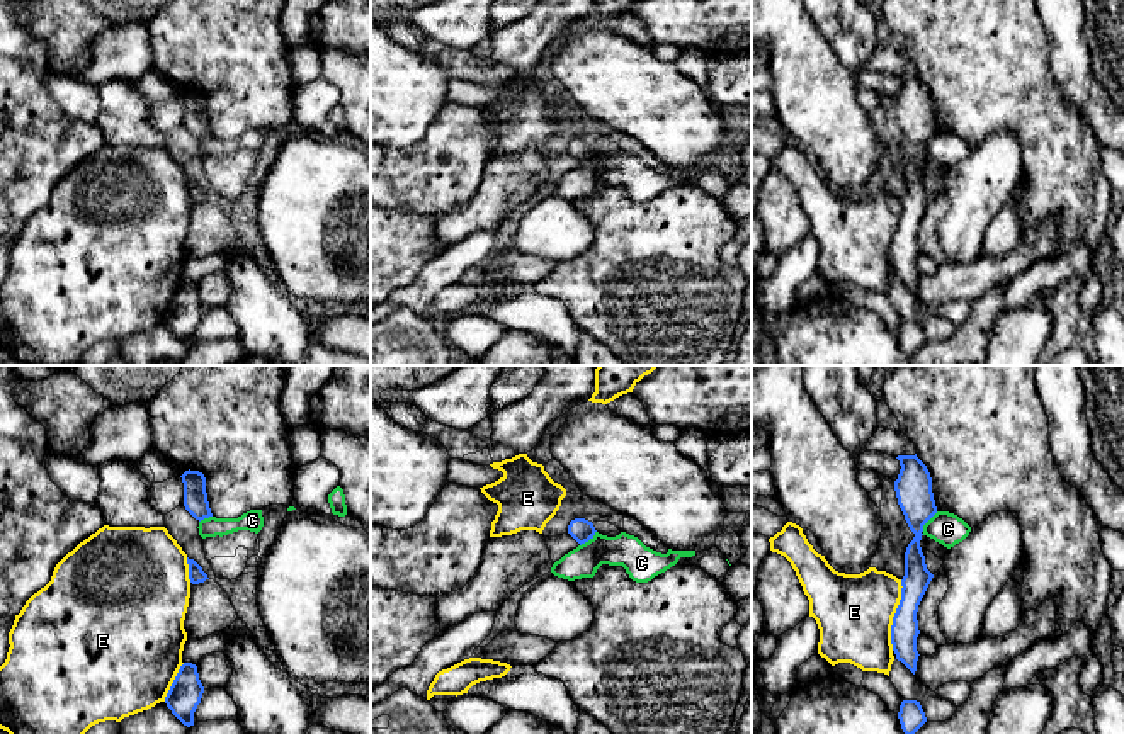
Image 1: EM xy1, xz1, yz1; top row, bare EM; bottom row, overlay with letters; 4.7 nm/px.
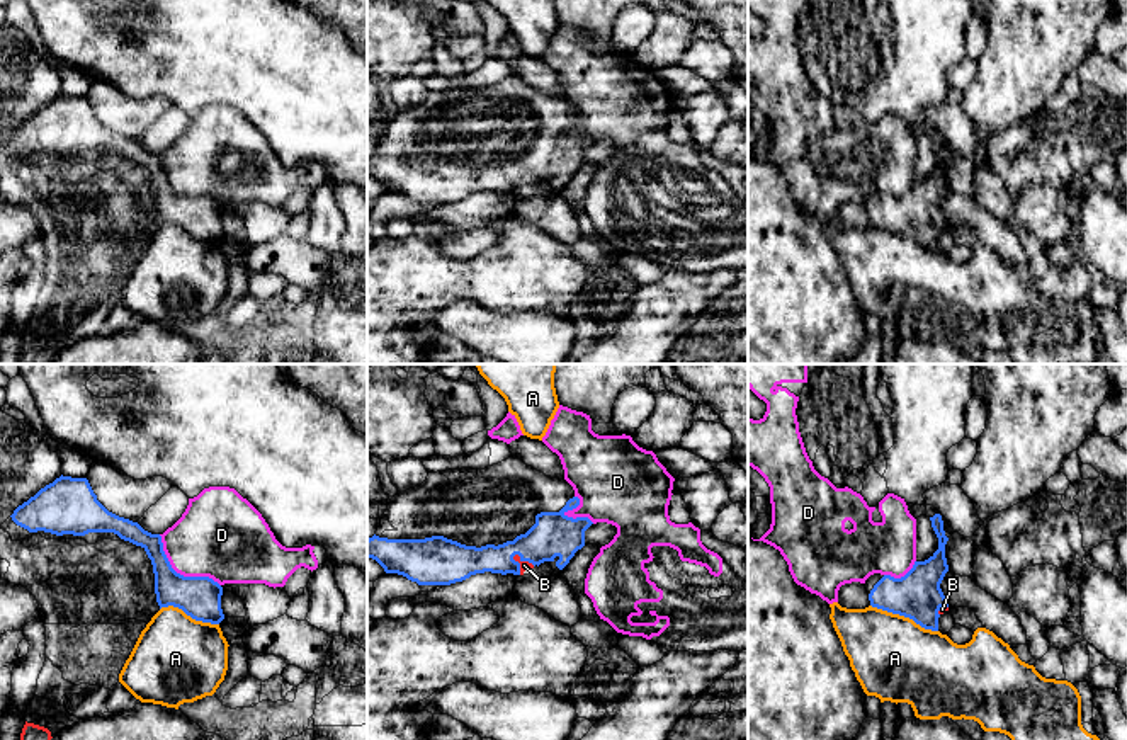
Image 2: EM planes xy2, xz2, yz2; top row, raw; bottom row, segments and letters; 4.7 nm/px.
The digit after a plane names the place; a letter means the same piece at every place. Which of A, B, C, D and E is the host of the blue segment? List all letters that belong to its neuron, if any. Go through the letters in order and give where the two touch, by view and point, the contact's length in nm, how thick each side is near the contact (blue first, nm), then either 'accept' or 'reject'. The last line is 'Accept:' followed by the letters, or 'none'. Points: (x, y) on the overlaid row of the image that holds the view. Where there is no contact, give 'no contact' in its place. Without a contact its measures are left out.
A: yz2 (905, 616) | 340 nm | 220/400 nm | reject
B: xz2 (524, 560) | 120 nm | 200/50 nm | accept
C: xz1 (589, 539) | 110 nm | 110/160 nm | reject
D: xy2 (179, 574) | 380 nm | 200/380 nm | reject
E: yz1 (895, 615) | 340 nm | 130/360 nm | reject
Accept: B

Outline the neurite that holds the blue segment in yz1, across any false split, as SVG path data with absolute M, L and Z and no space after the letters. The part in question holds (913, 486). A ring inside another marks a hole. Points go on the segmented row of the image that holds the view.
M898 455L900 474L894 481L898 505L910 530L915 534L905 552L905 576L901 579L901 600L893 617L891 644L896 659L913 675L917 671L918 605L934 578L927 569L920 547L923 525L937 513L932 477L927 466L915 455Z

